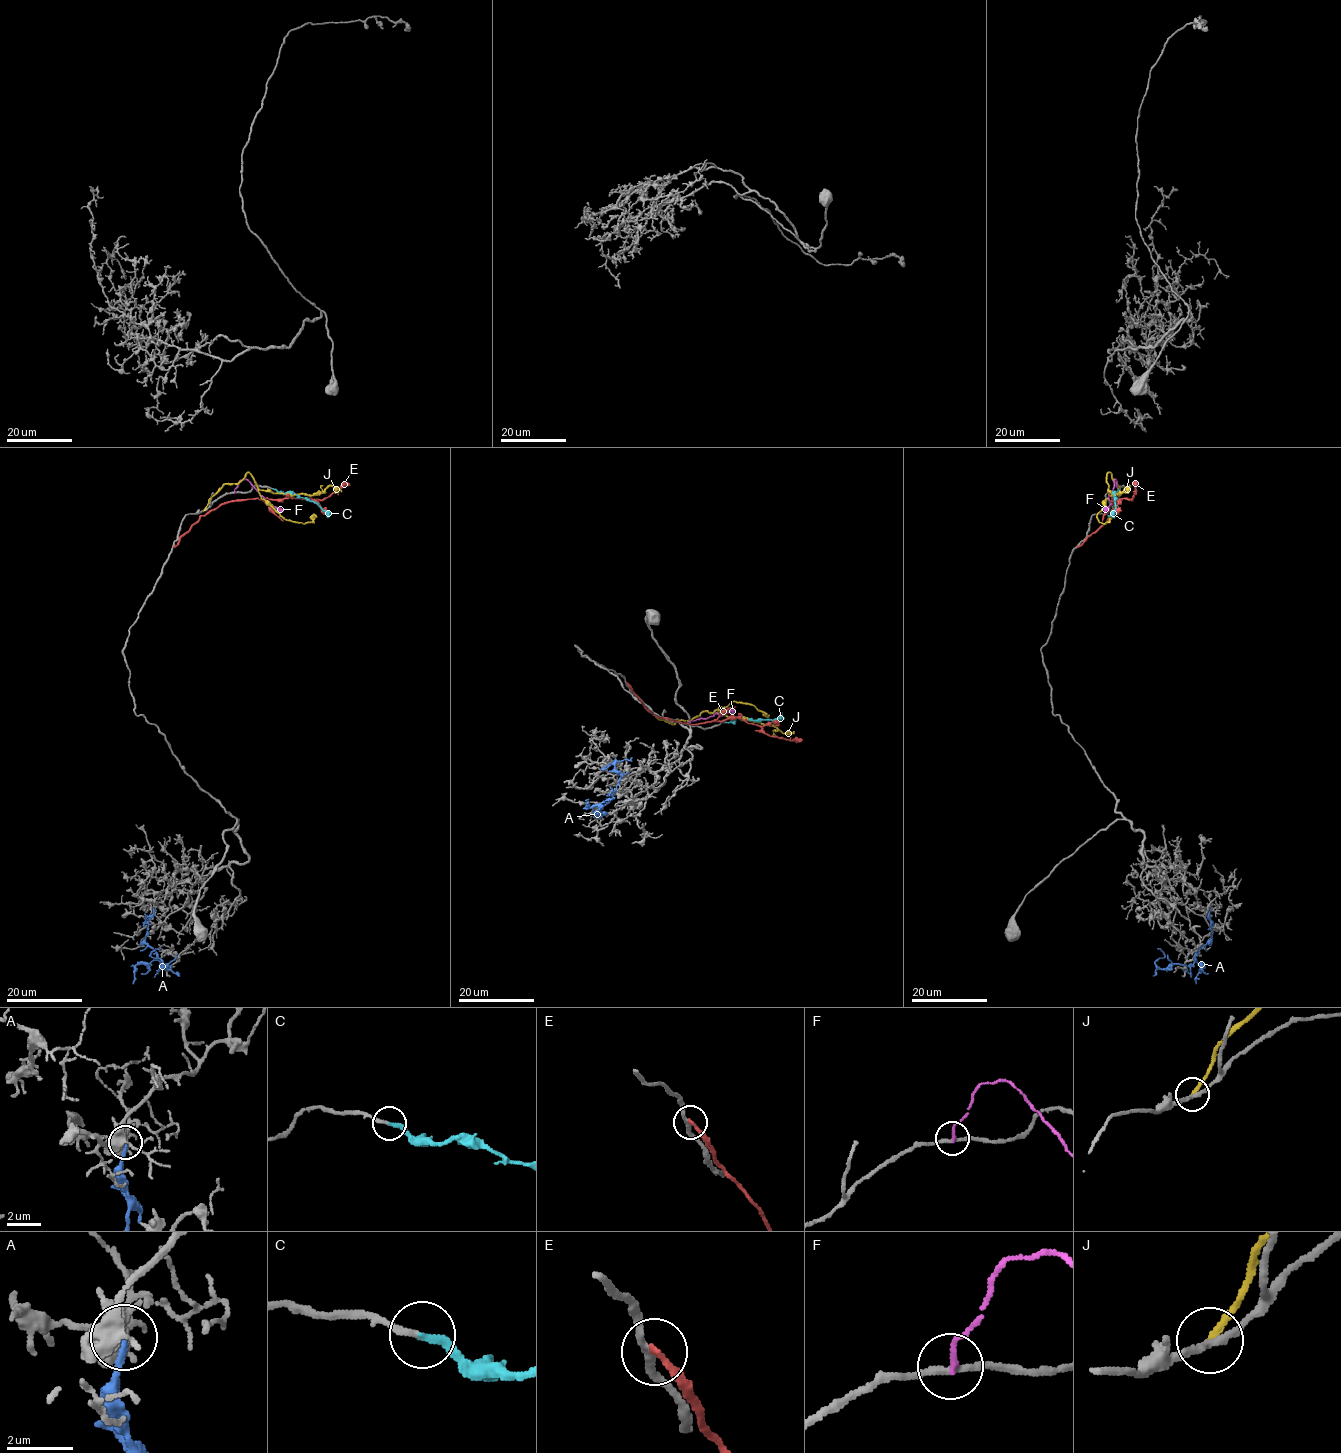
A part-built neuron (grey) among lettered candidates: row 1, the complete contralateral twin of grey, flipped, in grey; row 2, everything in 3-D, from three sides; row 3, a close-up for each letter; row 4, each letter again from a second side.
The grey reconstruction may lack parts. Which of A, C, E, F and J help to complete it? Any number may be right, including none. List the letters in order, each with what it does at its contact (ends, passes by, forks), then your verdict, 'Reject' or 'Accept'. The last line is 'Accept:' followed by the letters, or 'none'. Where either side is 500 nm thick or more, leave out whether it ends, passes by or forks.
A: It ends there. Reject
C: It ends there. Accept
E: It ends there. Reject
F: It ends there. Reject
J: It ends there. Reject
Accept: C

